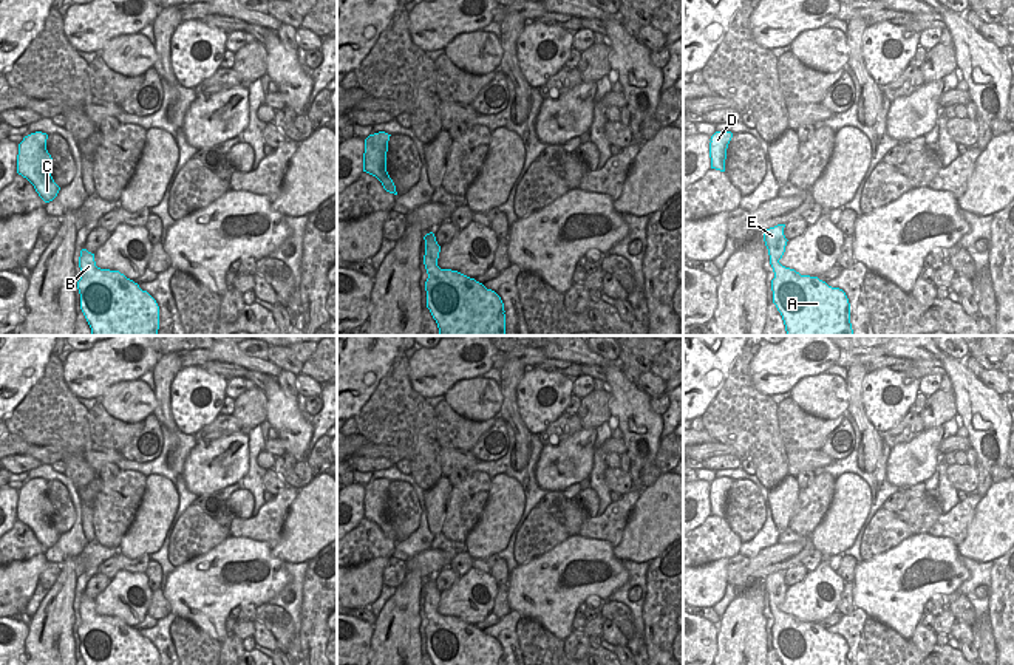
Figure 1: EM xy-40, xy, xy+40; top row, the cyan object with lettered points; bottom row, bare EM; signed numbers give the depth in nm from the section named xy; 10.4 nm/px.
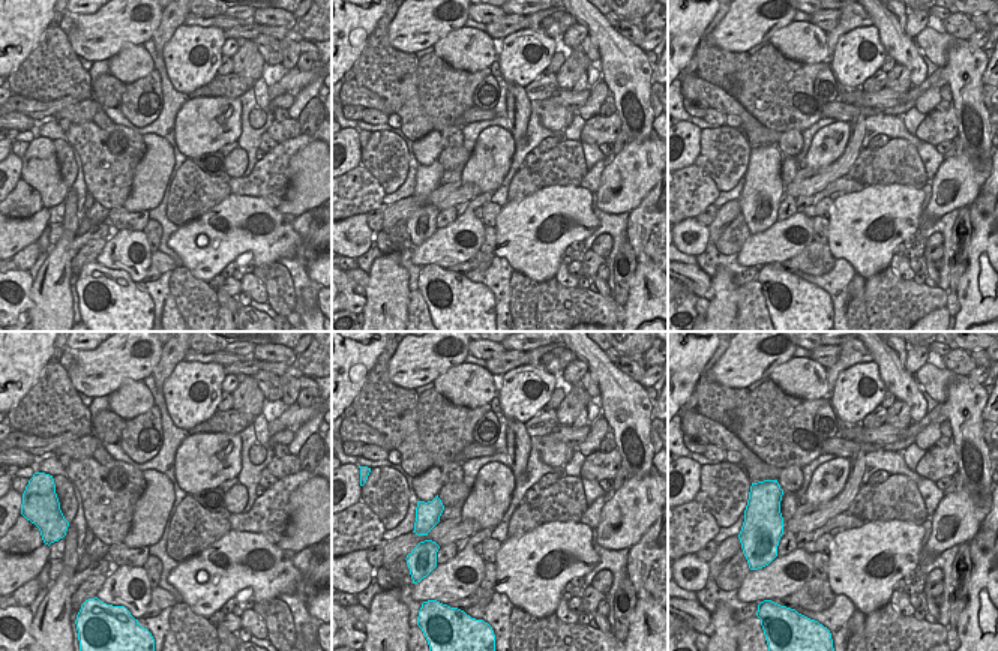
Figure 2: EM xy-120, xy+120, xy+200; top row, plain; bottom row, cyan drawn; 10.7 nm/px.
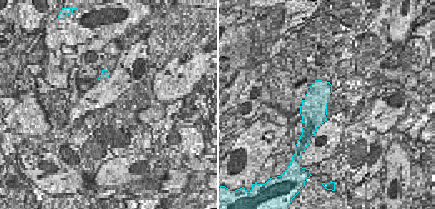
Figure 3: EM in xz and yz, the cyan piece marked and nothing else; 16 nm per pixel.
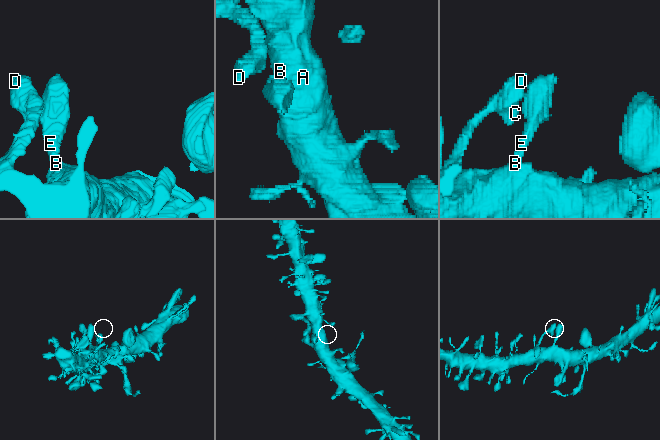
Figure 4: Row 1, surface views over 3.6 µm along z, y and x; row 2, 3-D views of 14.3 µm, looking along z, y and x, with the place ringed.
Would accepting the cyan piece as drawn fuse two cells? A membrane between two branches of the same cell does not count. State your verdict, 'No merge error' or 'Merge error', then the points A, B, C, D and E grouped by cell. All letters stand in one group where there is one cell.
No merge error. Groups: A B C D E

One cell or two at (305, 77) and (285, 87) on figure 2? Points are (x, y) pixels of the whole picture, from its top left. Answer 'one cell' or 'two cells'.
one cell

